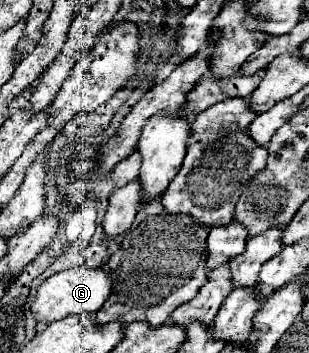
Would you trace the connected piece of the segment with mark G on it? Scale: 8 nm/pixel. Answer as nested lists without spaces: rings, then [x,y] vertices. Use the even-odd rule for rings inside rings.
[[[75,266],[69,270],[61,270],[53,276],[49,276],[43,284],[39,284],[37,288],[37,298],[35,304],[31,306],[37,322],[55,322],[61,320],[63,316],[69,314],[81,314],[81,316],[93,316],[103,302],[107,300],[107,296],[111,294],[111,274],[107,272],[107,268],[83,268],[83,266]]]

